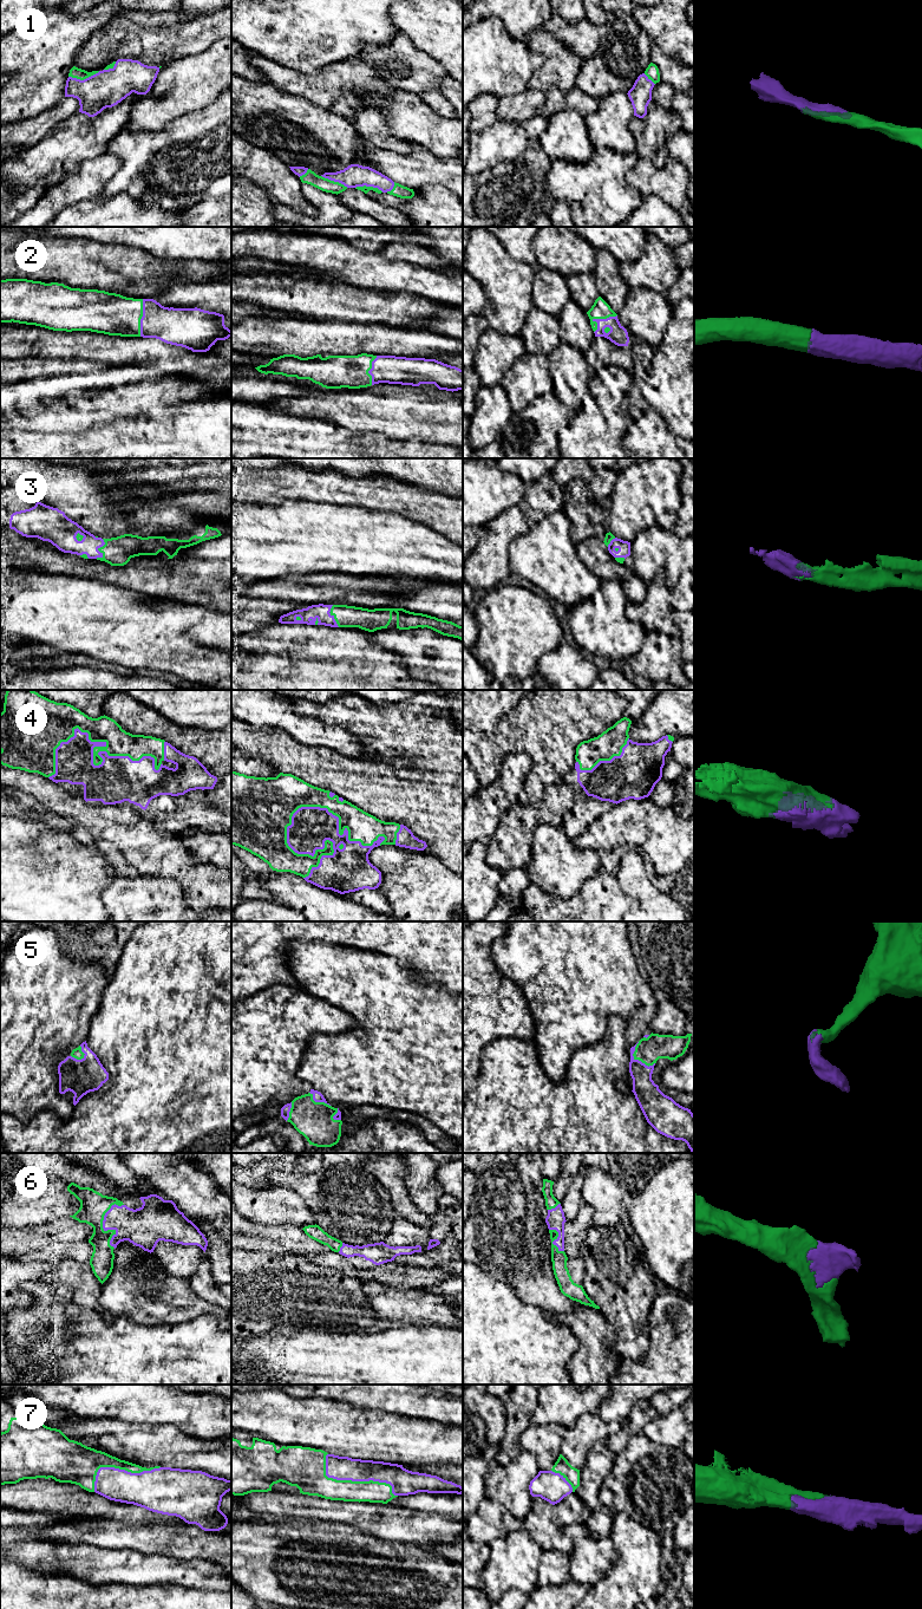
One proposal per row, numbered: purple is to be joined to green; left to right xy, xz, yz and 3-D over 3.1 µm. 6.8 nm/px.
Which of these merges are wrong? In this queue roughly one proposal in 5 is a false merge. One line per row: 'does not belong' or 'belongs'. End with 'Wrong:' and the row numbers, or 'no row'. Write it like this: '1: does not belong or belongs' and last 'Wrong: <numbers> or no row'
1: belongs
2: belongs
3: belongs
4: belongs
5: belongs
6: belongs
7: belongs
Wrong: no row

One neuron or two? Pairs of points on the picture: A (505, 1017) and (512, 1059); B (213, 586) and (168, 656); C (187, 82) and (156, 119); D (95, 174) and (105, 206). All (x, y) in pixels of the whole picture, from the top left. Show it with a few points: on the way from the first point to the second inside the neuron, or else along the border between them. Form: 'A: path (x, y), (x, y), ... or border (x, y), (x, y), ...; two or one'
A: border (533, 1038), (524, 1040), (499, 1035), (483, 1047); two
B: border (174, 601), (201, 605), (218, 613); two
C: path (177, 91), (161, 110); one
D: border (100, 194), (74, 203); two

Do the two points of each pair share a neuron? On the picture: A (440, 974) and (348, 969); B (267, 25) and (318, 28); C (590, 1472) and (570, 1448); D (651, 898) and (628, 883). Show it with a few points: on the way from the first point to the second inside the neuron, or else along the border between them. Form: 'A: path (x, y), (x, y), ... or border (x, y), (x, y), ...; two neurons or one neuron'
A: border (391, 957), (406, 965), (420, 979), (439, 985); two neurons
B: path (280, 25), (305, 25); one neuron
C: border (600, 1441), (588, 1451), (586, 1463), (580, 1469); two neurons
D: path (645, 894), (634, 884); one neuron

